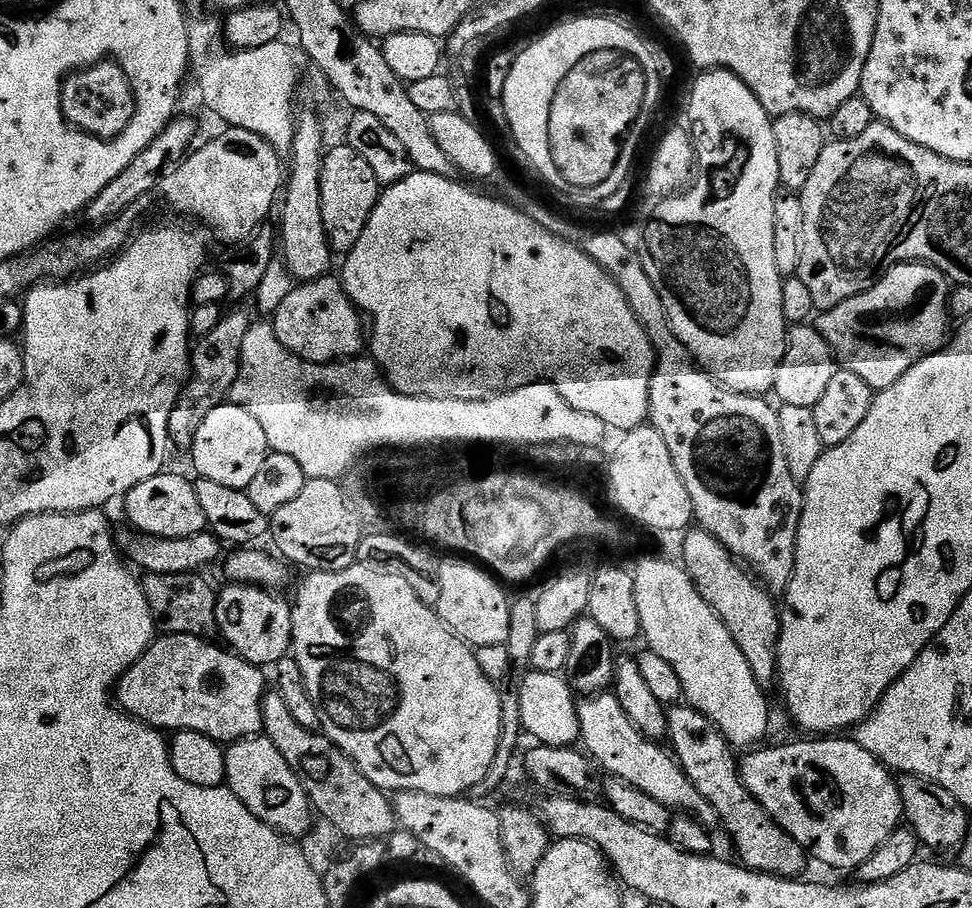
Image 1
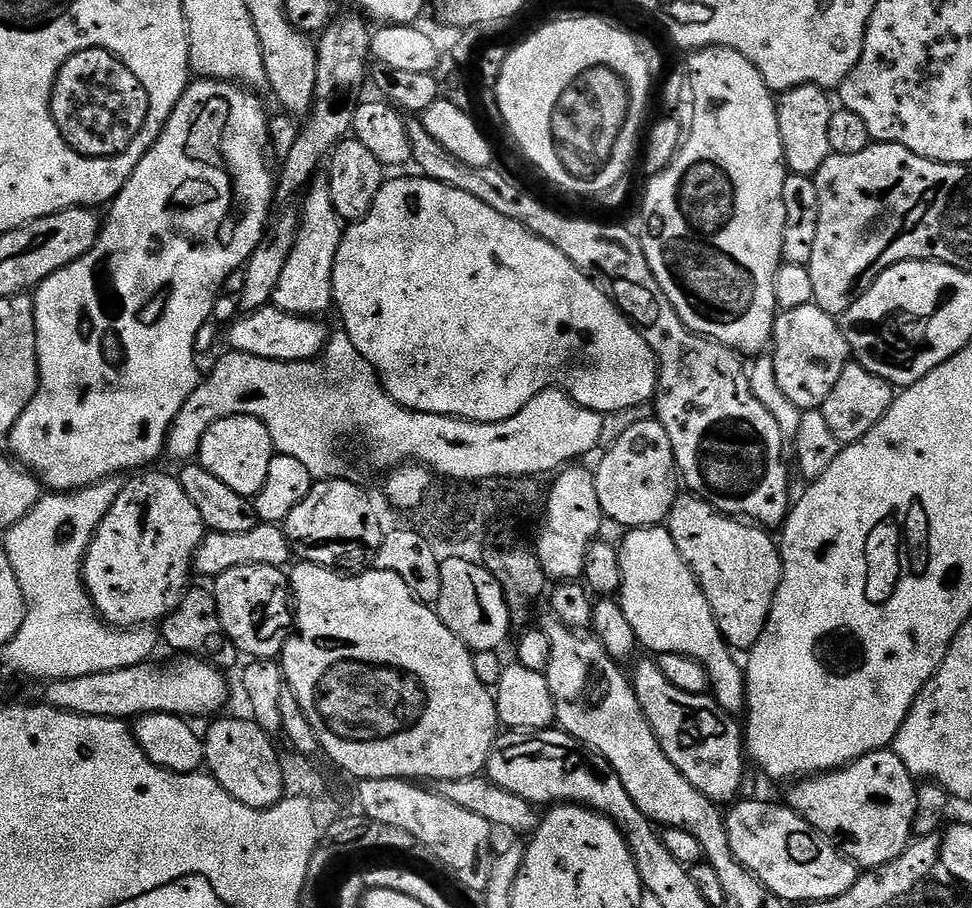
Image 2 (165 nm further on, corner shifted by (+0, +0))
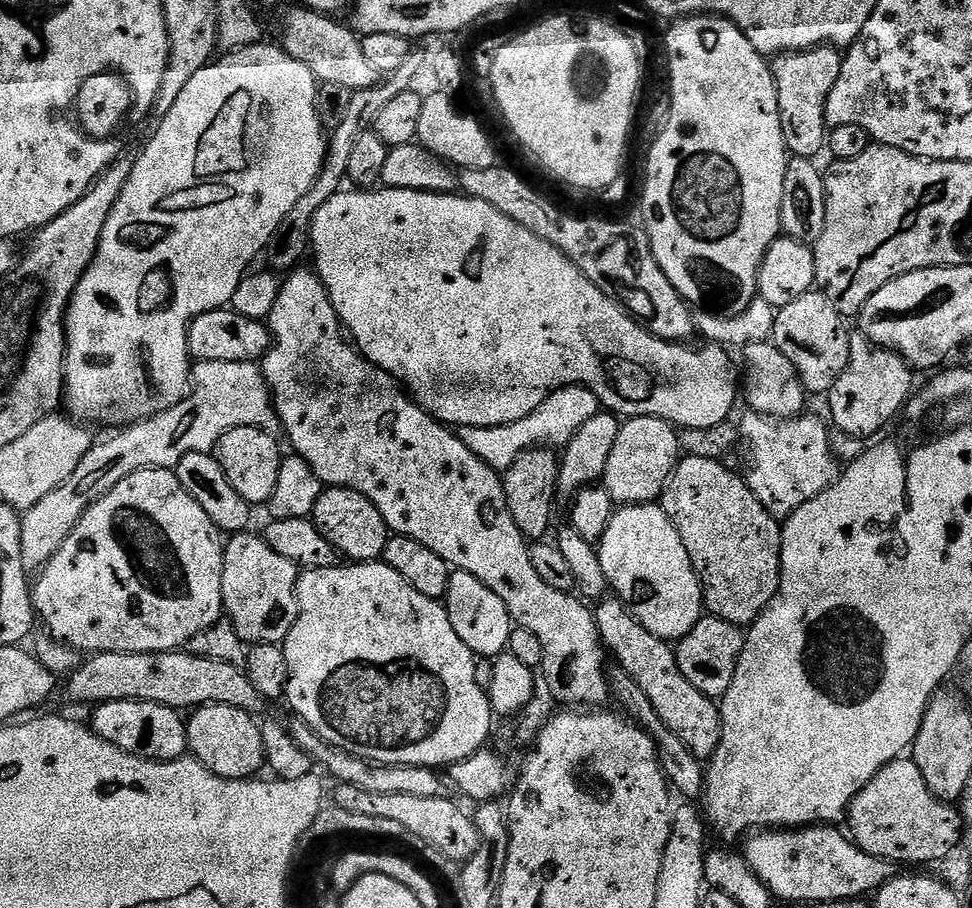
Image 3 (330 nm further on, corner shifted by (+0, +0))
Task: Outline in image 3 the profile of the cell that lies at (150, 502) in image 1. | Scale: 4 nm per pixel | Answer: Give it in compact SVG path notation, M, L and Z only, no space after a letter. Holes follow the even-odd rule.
M147 468L122 478L122 482L118 482L118 486L107 489L101 500L89 506L84 517L77 522L72 533L66 538L66 542L62 542L62 546L54 554L54 558L50 558L44 567L39 569L37 576L40 577L37 580L35 577L34 583L31 585L32 605L36 608L39 623L48 627L47 635L60 644L68 645L69 648L80 654L83 652L88 652L84 654L98 652L175 652L188 645L190 638L202 634L202 630L221 623L222 617L225 615L224 599L222 598L223 569L224 544L222 543L222 533L220 529L214 526L214 522L210 522L206 510L202 510L202 506L198 506L198 502L194 502L194 498L190 498L190 494L186 494L186 490L182 490L182 482L178 482L173 469Z

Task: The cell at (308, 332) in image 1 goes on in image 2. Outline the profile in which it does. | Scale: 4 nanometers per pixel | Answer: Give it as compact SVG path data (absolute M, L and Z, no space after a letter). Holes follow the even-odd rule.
M275 306L258 308L232 321L227 329L228 340L232 343L229 345L231 351L245 352L267 360L281 360L283 364L312 362L325 351L330 340L330 331L324 322L311 316L295 316Z

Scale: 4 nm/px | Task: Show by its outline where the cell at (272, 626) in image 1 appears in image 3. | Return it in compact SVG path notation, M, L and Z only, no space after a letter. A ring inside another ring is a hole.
M248 530L237 532L229 539L232 541L224 544L222 598L226 620L234 626L245 645L283 645L300 613L296 601L298 569L290 558L274 554L263 535L251 536L250 533Z

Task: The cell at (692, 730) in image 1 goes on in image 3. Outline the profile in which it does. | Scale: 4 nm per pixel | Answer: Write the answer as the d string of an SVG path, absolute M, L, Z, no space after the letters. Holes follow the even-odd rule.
M605 598L599 601L595 605L594 615L600 631L600 638L604 641L607 651L611 655L613 652L616 655L613 656L615 663L620 664L622 670L626 670L626 674L630 674L630 678L634 678L634 682L638 682L638 686L642 686L642 690L646 690L646 698L650 698L654 710L658 710L658 718L662 718L662 722L666 722L666 726L670 726L670 730L674 730L674 734L678 734L678 738L682 738L682 742L686 742L686 746L697 758L710 758L714 755L722 734L719 703L713 697L694 690L694 686L690 686L690 682L686 682L686 678L682 678L682 670L678 670L673 645L667 640L650 634L650 630L646 630L646 626L639 624L632 617L630 609L618 598Z

